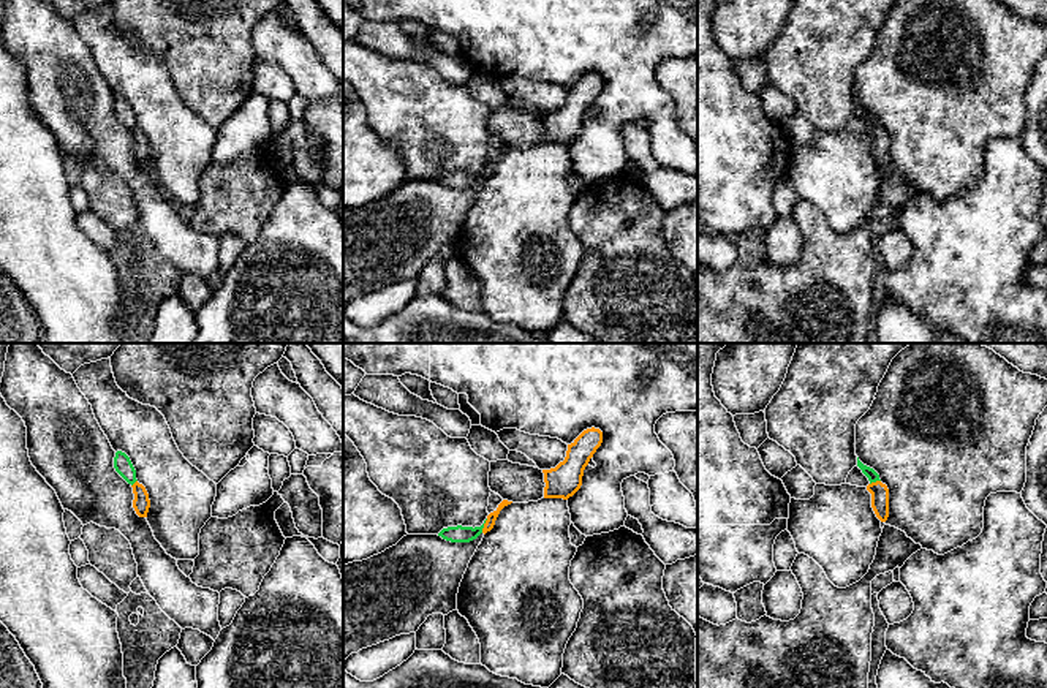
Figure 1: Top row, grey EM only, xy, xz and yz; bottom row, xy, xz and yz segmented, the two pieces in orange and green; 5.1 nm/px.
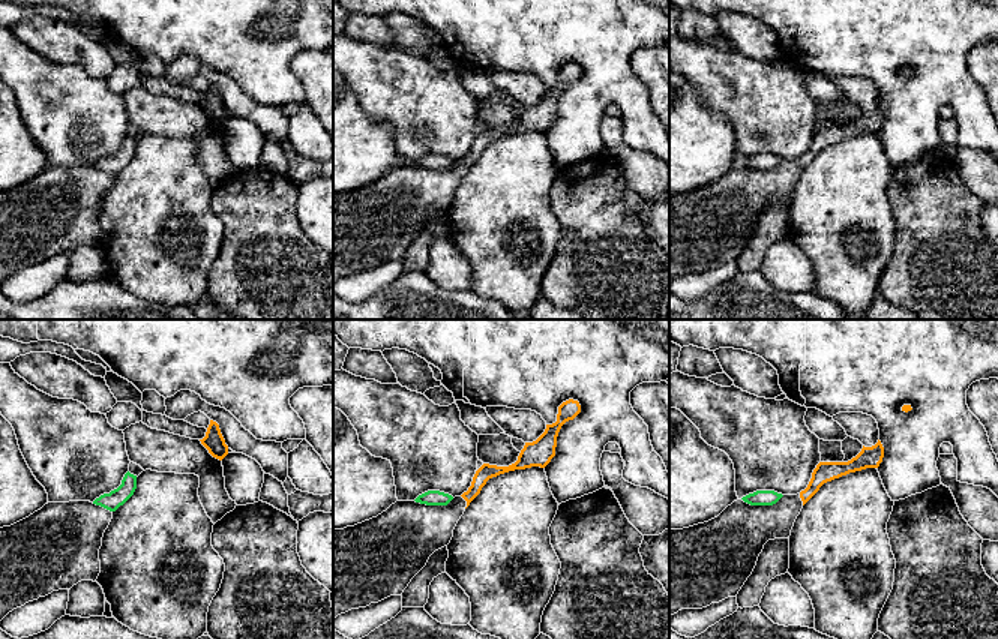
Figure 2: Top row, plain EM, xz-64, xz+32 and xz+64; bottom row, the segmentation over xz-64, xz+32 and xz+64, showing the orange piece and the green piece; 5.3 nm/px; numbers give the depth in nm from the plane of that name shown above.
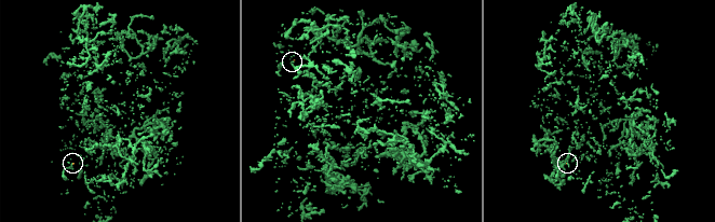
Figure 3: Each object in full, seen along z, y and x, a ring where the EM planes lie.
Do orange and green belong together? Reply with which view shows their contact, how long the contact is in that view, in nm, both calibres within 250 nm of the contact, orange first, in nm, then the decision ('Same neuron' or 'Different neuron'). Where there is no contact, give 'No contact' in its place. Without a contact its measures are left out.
Touches orange in xz. Shared border 80 nm. Thickness 50 nm (orange) against 90 nm. Different neuron

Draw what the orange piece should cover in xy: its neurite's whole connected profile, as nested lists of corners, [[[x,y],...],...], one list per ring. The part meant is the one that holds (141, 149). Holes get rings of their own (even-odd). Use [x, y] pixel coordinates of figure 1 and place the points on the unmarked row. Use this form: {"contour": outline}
{"contour": [[[138,127],[131,131],[134,146],[133,146],[133,153],[139,163],[147,163],[149,153],[150,153],[150,146],[146,133],[139,130]]]}

